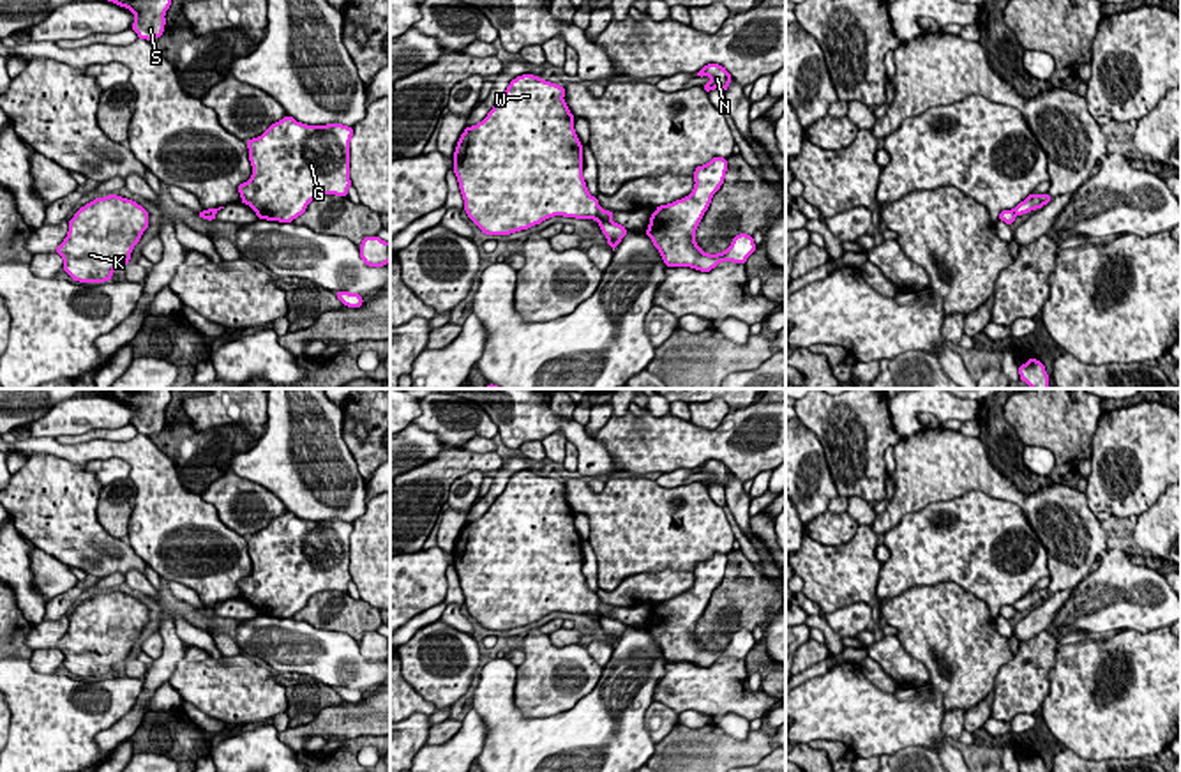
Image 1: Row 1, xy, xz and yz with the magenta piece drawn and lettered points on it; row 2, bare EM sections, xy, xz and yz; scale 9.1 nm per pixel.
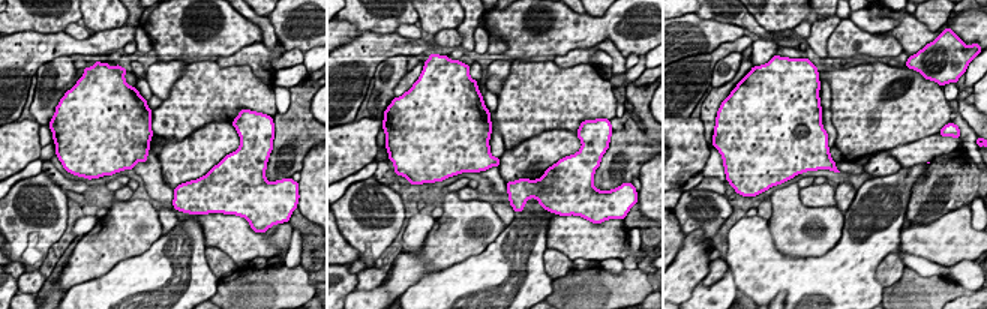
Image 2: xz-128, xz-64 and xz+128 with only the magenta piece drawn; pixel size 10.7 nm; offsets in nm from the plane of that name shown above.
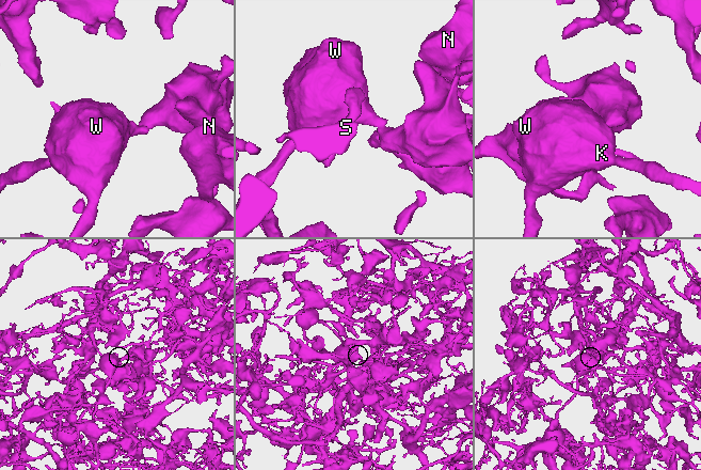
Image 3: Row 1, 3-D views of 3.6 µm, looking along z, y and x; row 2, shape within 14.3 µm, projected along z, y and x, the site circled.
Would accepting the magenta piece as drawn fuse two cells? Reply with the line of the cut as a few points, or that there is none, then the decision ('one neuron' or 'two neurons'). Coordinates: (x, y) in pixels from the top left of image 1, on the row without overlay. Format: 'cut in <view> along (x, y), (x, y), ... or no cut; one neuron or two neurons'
cut in xz along (611, 615), (599, 619); two neurons

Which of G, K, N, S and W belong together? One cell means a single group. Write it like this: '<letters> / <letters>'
G N S / K W

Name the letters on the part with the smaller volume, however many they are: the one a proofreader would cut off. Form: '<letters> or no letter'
K, W

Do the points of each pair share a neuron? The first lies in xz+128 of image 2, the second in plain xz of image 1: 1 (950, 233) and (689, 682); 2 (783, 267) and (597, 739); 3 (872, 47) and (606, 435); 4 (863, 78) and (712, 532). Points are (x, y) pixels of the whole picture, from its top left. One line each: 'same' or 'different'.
1: same
2: same
3: different
4: same

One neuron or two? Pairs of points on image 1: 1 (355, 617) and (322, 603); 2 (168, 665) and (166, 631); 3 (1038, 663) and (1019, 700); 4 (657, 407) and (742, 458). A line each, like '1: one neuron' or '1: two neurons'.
1: one neuron
2: one neuron
3: one neuron
4: two neurons

